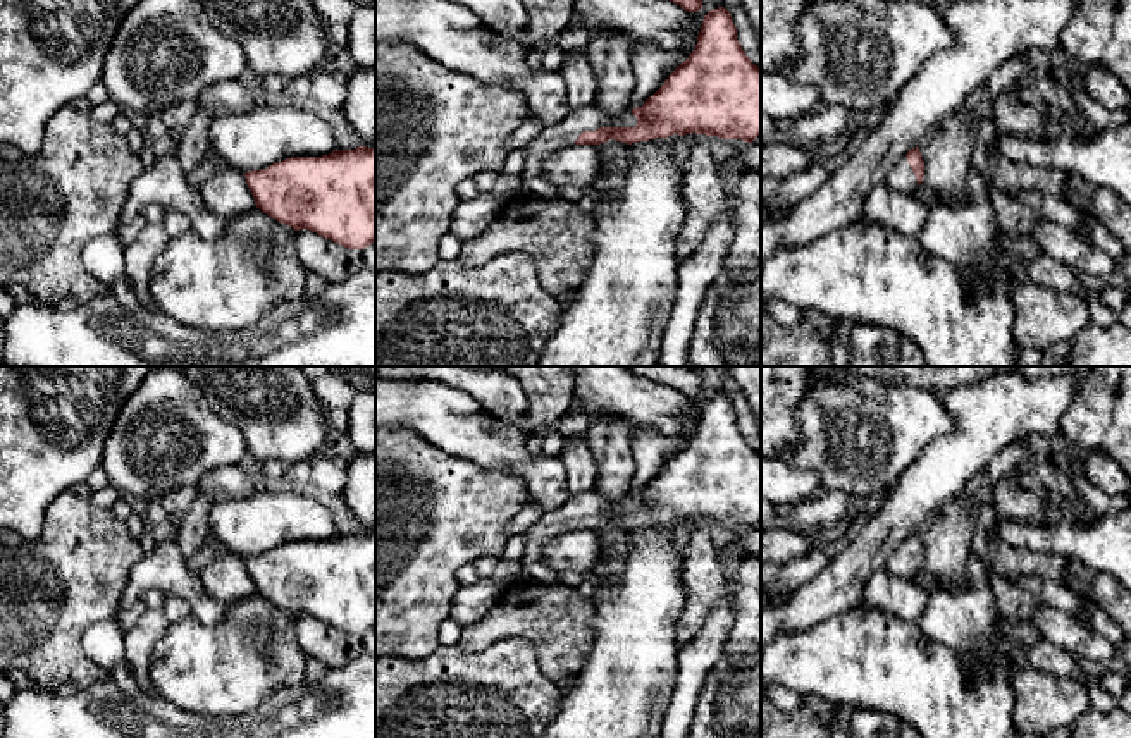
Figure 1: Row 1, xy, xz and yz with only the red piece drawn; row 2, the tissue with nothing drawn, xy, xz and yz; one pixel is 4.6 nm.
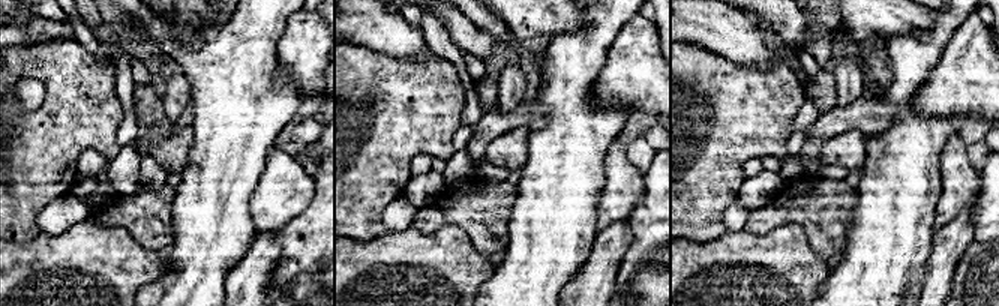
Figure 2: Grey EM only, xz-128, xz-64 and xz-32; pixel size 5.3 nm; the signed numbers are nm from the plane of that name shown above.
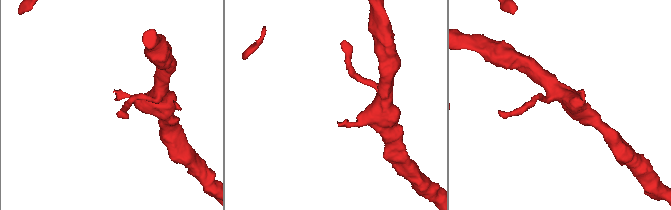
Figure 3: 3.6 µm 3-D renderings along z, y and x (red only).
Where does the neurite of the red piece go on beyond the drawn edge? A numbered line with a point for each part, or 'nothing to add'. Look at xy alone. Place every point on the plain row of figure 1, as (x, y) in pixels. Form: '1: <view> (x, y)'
nothing to add

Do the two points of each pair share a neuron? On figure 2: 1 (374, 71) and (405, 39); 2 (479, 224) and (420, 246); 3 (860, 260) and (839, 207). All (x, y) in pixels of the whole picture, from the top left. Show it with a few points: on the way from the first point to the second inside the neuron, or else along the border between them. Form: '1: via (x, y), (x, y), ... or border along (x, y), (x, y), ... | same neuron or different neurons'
1: border along (357, 44), (402, 59), (426, 56) | different neurons
2: border along (429, 230), (459, 225), (471, 243), (486, 255) | different neurons
3: border along (857, 195), (848, 231), (848, 248), (842, 255) | different neurons

